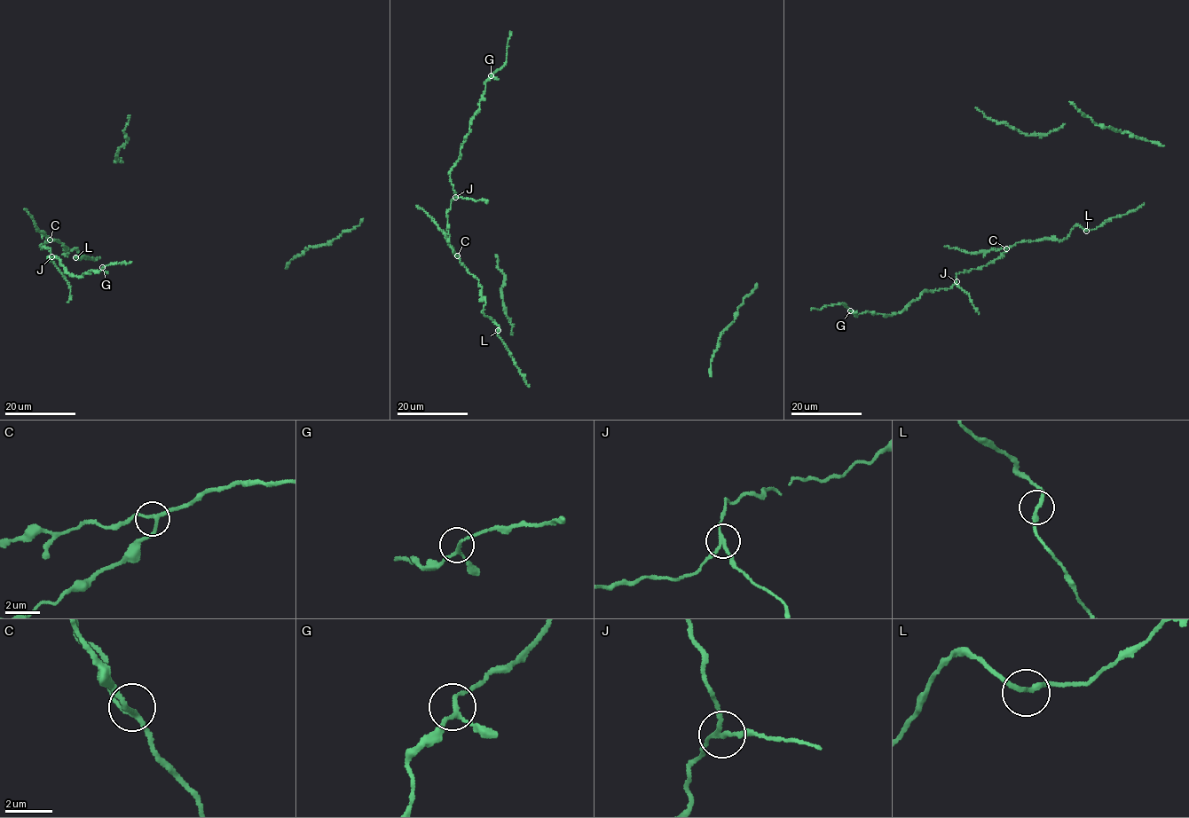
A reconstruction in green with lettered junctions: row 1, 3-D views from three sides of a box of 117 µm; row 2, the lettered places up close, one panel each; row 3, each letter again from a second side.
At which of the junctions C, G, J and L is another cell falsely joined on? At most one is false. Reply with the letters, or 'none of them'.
J

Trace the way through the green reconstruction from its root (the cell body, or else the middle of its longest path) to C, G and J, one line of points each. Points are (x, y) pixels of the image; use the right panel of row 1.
C: (1087, 229), (1076, 224), (1066, 237), (1059, 241), (1043, 239), (1020, 241), (1006, 248)
G: (1087, 229), (1076, 224), (1059, 241), (1015, 244), (901, 312), (850, 310)
J: (1087, 229), (1076, 224), (1066, 237), (1059, 241), (1043, 239), (1015, 244), (980, 269), (956, 273), (956, 281)

